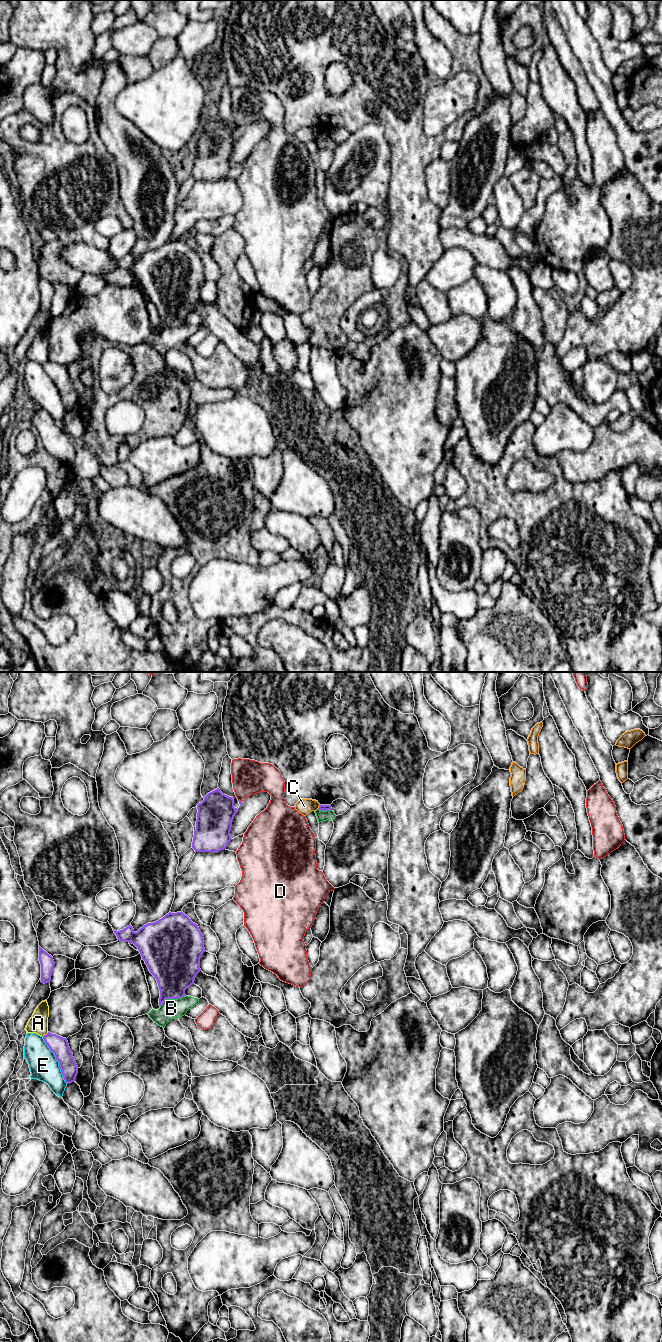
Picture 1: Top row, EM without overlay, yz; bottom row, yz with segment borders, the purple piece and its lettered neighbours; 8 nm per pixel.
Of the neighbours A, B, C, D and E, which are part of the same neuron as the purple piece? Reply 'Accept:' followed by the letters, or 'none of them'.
Accept: none of them

